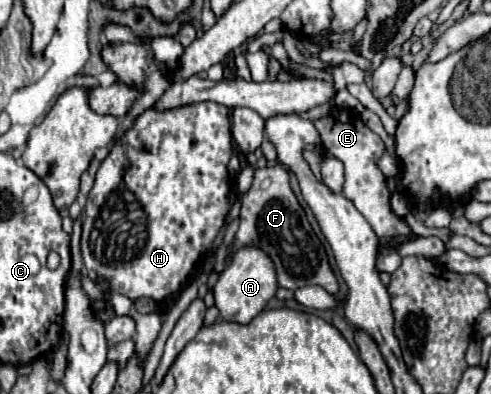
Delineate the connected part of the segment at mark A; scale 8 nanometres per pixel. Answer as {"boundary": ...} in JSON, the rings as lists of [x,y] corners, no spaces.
{"boundary":[[[244,245],[232,255],[230,265],[224,269],[218,283],[214,285],[214,299],[222,319],[236,323],[250,323],[274,297],[276,289],[278,283],[276,283],[274,265],[270,265],[270,257],[266,257],[266,253],[262,253],[262,249],[254,245]]]}

